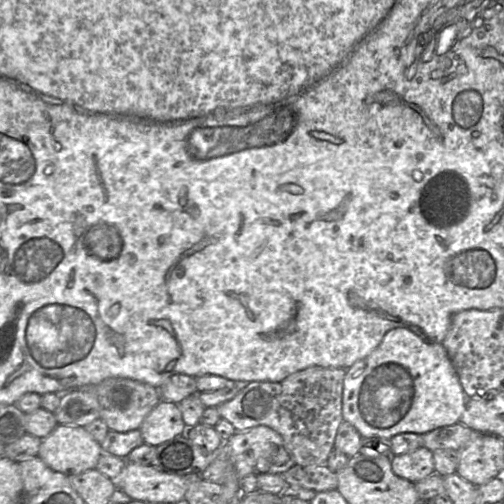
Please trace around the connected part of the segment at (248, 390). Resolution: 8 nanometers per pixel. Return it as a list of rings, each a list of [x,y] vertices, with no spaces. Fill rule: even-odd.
[[[312,366],[293,373],[280,382],[253,381],[247,383],[232,399],[217,406],[221,418],[232,424],[235,431],[245,431],[256,426],[268,426],[281,435],[295,464],[322,465],[334,449],[337,429],[342,418],[343,379],[346,369]]]

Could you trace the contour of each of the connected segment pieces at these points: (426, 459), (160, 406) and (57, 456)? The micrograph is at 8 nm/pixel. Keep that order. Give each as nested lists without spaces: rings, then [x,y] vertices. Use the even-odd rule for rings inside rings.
[[[419,447],[410,453],[393,455],[391,468],[395,475],[416,483],[435,472],[433,452]]]
[[[162,399],[139,427],[144,443],[154,447],[184,434],[186,429],[178,405]]]
[[[58,424],[41,440],[38,457],[51,469],[72,476],[95,469],[102,452],[83,427]]]

